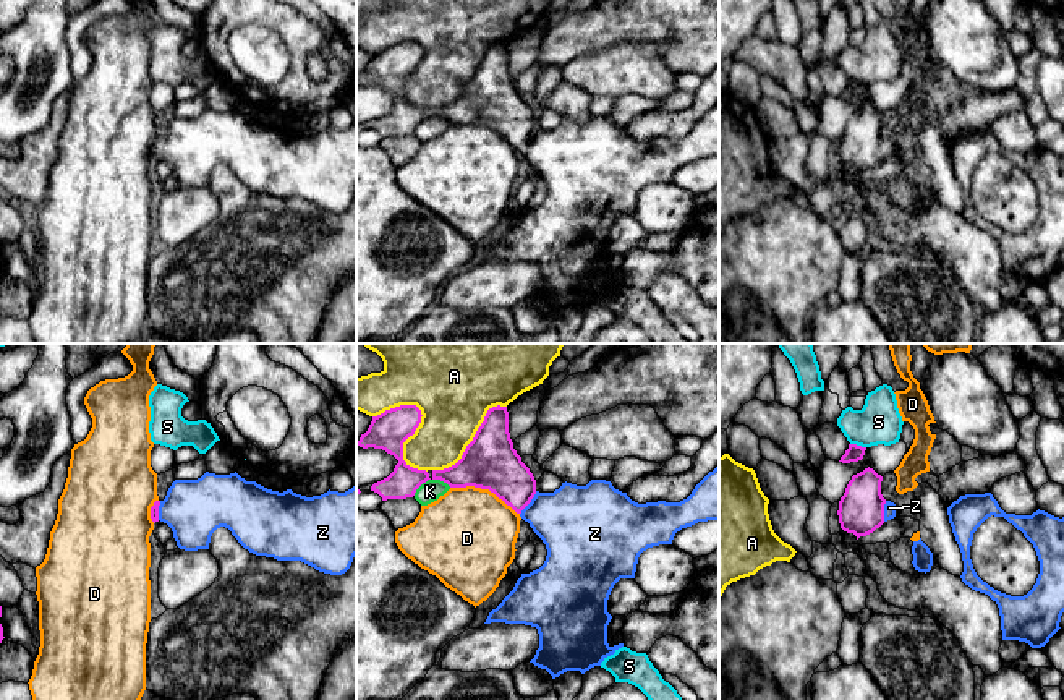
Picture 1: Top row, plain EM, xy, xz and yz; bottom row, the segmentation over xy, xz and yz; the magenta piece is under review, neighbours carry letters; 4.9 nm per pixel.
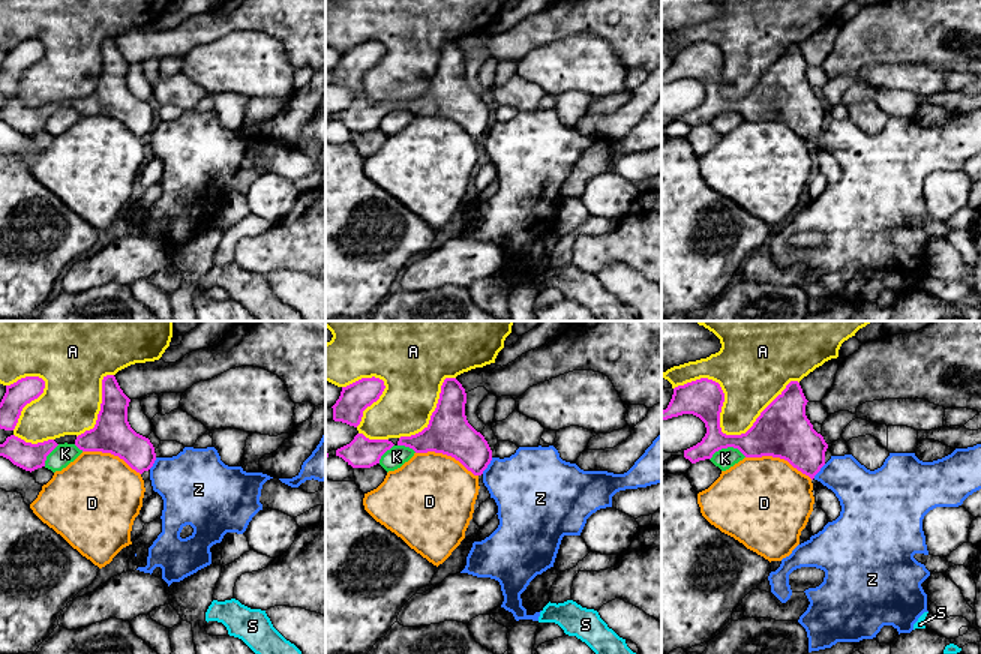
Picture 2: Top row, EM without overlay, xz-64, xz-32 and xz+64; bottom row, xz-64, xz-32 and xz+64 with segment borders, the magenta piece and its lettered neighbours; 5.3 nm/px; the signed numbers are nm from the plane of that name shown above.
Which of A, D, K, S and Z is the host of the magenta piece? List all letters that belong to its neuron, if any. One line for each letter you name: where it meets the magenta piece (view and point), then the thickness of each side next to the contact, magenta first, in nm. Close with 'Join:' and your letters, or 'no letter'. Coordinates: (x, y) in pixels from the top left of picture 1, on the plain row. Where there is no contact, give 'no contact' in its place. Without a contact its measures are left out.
Z: contact xz (530, 138); calibres 240 and 360 nm
Join: Z

